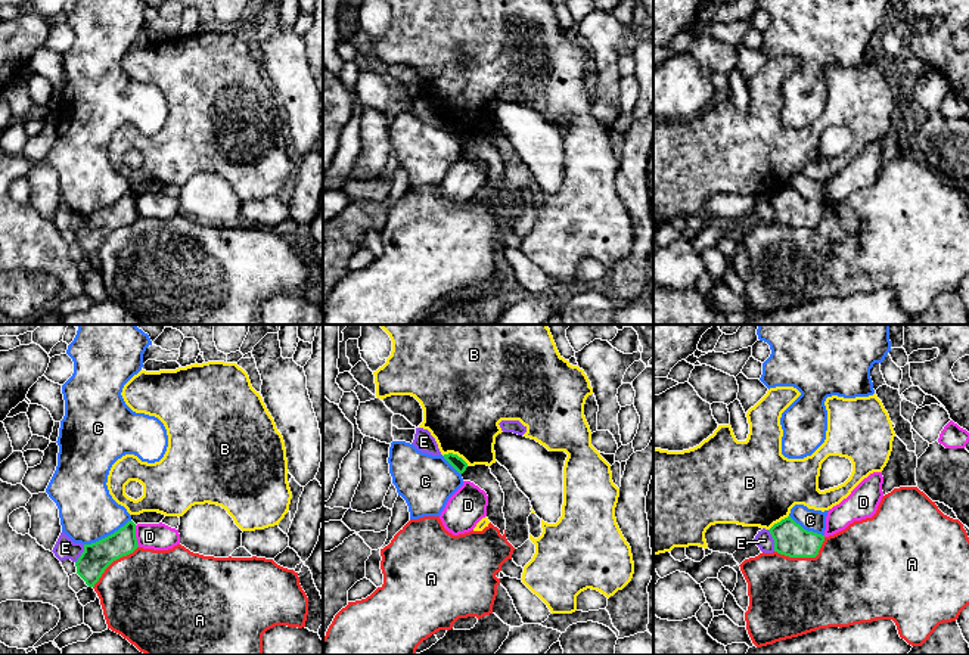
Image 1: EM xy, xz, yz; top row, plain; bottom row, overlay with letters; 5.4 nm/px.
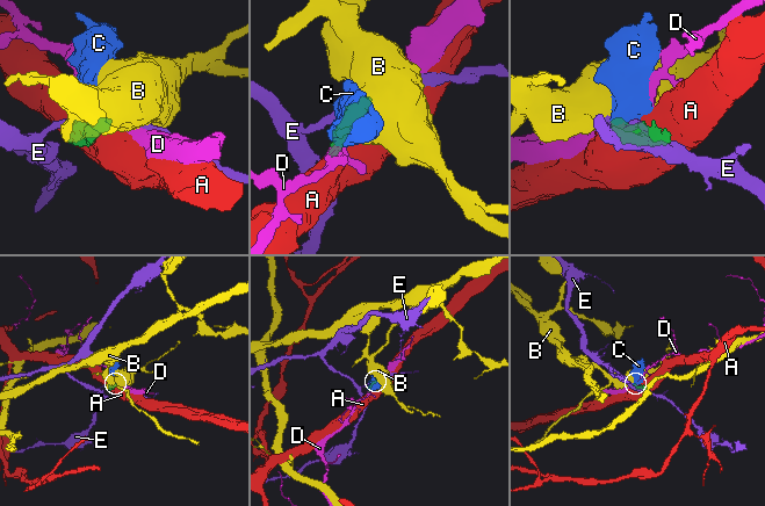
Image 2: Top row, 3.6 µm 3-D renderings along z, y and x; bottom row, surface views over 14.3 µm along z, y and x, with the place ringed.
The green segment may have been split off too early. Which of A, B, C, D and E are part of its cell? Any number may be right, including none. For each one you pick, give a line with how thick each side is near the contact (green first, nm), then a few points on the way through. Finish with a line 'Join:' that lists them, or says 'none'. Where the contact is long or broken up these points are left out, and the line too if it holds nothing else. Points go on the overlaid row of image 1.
Join: none

